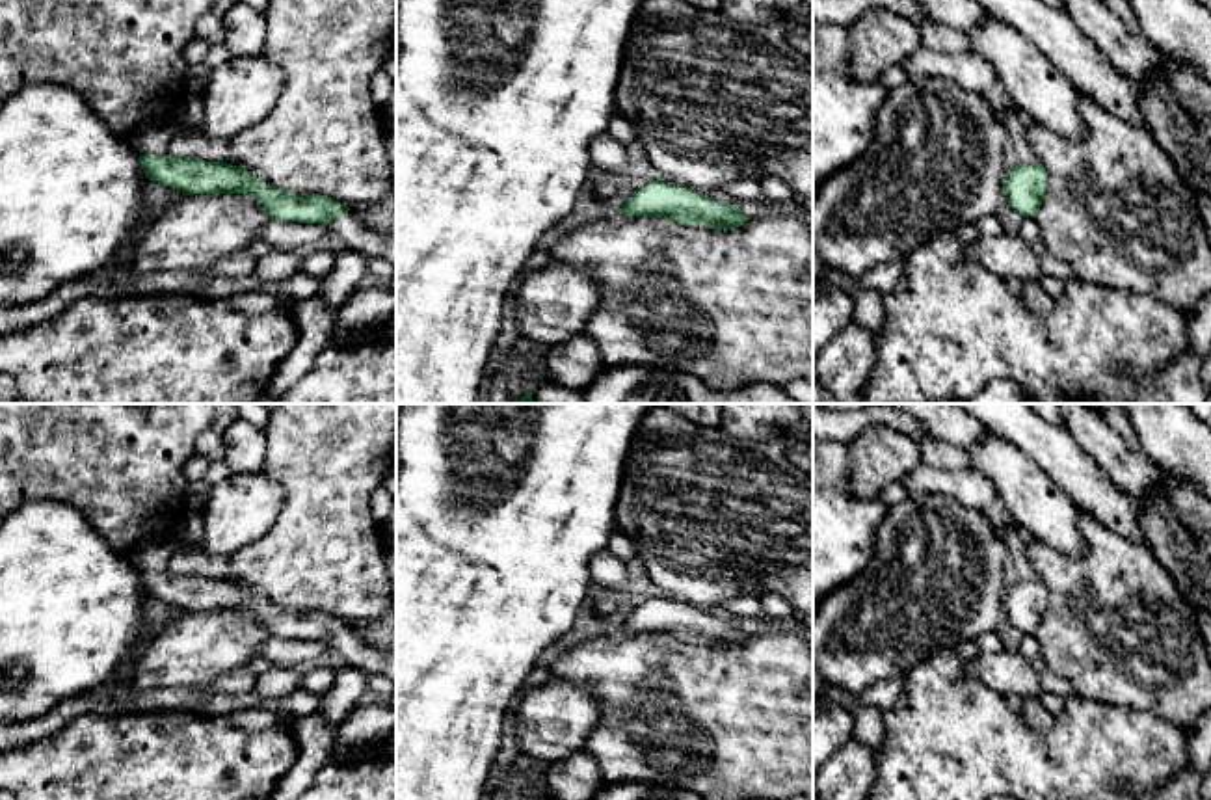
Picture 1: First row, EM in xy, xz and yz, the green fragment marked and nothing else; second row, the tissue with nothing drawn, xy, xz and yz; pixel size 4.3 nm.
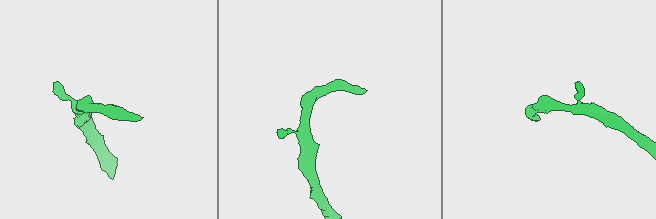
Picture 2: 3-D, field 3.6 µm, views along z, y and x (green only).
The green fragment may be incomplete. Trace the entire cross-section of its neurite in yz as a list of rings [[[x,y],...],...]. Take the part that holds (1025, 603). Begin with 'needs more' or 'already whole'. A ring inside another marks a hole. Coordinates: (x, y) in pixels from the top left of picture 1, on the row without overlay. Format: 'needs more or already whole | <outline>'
already whole | [[[1040,579],[1018,580],[1006,590],[1003,608],[1023,634],[1034,634],[1047,612],[1047,588]]]

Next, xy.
needs more | [[[140,571],[145,593],[184,610],[244,610],[257,614],[270,636],[327,640],[346,664],[387,675],[396,685],[396,653],[376,647],[353,625],[320,610],[283,608],[240,582],[171,571]]]

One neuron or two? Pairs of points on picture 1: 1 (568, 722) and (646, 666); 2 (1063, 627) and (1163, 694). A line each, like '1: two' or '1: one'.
1: two
2: one

